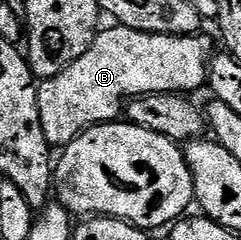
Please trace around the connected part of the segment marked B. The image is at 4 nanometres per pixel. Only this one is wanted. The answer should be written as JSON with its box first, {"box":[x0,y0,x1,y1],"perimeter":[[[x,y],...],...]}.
{"box":[36,26,215,149],"perimeter":[[[123,26],[105,27],[97,32],[90,50],[82,54],[62,74],[54,74],[54,78],[39,81],[36,97],[38,98],[38,114],[42,118],[42,134],[46,134],[46,142],[53,149],[63,149],[74,138],[78,138],[86,129],[95,124],[110,124],[116,116],[125,111],[126,102],[138,96],[175,92],[192,94],[192,91],[205,87],[209,77],[209,65],[215,48],[213,40],[206,32],[194,36],[171,36],[170,34],[154,34]]]}

